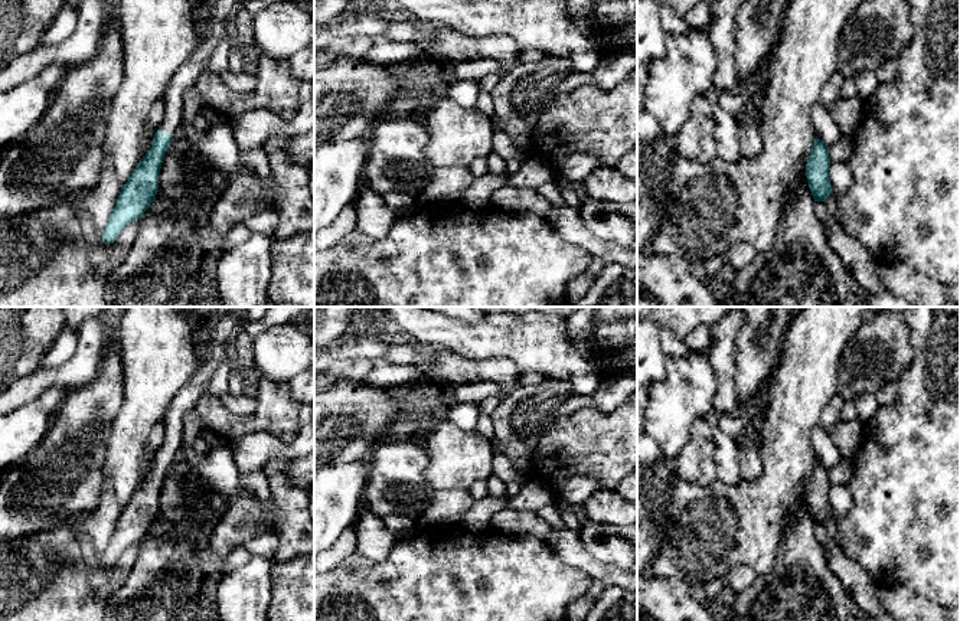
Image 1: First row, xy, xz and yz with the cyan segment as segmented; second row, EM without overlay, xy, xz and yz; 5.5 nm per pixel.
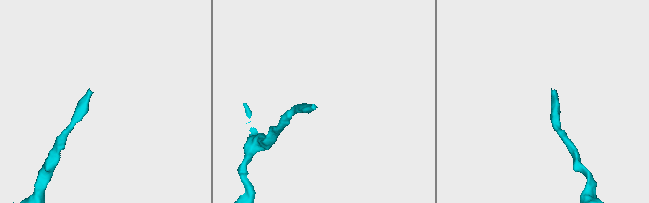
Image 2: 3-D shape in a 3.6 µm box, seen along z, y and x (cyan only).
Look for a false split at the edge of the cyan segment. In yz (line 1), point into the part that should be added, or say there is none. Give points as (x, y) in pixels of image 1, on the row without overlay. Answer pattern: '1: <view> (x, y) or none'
1: none

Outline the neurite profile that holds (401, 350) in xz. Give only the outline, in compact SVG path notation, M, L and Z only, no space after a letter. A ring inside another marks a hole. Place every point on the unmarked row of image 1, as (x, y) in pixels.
M398 337L389 344L383 359L396 365L421 366L421 350L412 340Z

